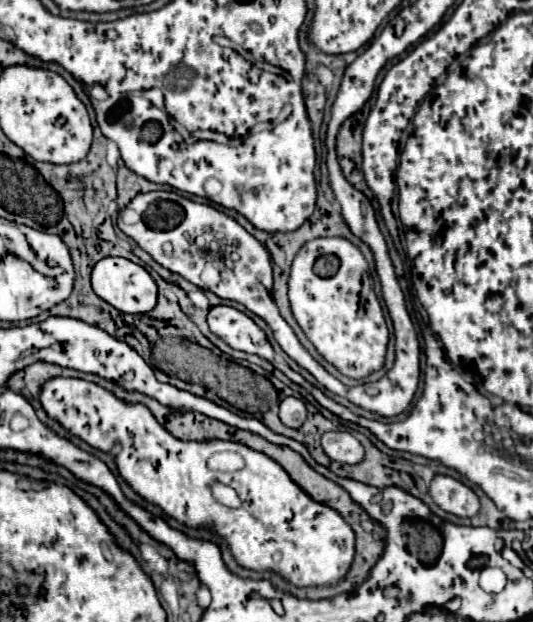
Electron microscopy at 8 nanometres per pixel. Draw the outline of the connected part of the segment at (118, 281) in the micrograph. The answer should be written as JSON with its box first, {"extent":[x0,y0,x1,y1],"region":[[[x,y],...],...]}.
{"extent":[91,258,157,314],"region":[[[125,258],[99,260],[95,268],[92,268],[91,285],[97,296],[101,296],[105,302],[109,302],[111,306],[125,314],[143,314],[149,312],[147,308],[155,308],[157,304],[157,284],[149,276],[149,272],[143,266],[133,264],[131,260]]]}

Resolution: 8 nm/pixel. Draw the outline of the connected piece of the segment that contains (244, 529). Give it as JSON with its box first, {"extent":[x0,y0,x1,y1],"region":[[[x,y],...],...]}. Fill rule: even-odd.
{"extent":[39,378,355,588],"region":[[[51,378],[51,380],[47,380],[41,388],[39,388],[39,402],[41,402],[41,406],[43,406],[43,410],[53,418],[53,420],[57,420],[65,430],[69,430],[71,434],[75,434],[75,436],[79,436],[83,442],[87,442],[91,448],[97,448],[97,450],[103,450],[103,452],[113,452],[113,456],[115,456],[115,464],[117,464],[117,470],[119,470],[119,476],[143,498],[143,500],[147,500],[147,502],[151,502],[151,504],[157,504],[167,516],[171,516],[171,518],[175,518],[177,522],[181,522],[181,524],[185,524],[185,526],[191,526],[191,528],[209,528],[209,530],[213,530],[215,534],[219,534],[225,542],[227,542],[227,546],[229,546],[229,550],[231,550],[231,554],[233,554],[233,558],[235,558],[235,562],[239,564],[239,566],[243,566],[243,568],[251,568],[251,570],[259,570],[259,572],[265,572],[265,570],[273,570],[273,572],[277,572],[279,576],[283,576],[287,582],[291,582],[293,586],[297,586],[297,588],[303,588],[303,586],[335,586],[343,576],[347,576],[347,572],[349,572],[349,568],[351,568],[351,564],[353,564],[353,556],[355,556],[355,532],[353,532],[353,528],[343,520],[343,516],[337,512],[337,510],[333,510],[331,506],[327,506],[327,504],[319,504],[319,502],[315,502],[315,500],[311,500],[293,480],[291,480],[291,476],[275,462],[275,460],[271,460],[269,456],[265,456],[263,452],[257,452],[257,450],[251,450],[249,446],[243,446],[243,444],[237,444],[237,442],[231,442],[231,440],[205,440],[205,442],[183,442],[183,440],[177,440],[175,436],[171,436],[157,420],[155,420],[155,416],[149,412],[149,408],[147,406],[143,406],[143,404],[133,404],[133,406],[129,406],[129,404],[125,404],[125,402],[121,402],[119,398],[115,398],[111,392],[107,392],[105,388],[101,388],[101,386],[97,386],[97,384],[93,384],[93,382],[87,382],[87,380],[81,380],[81,378]],[[215,452],[237,452],[241,458],[243,458],[243,462],[245,462],[245,466],[241,468],[241,470],[237,470],[237,472],[215,472],[215,470],[209,470],[209,466],[207,466],[207,460],[215,454]],[[215,482],[223,482],[223,484],[231,484],[235,490],[237,490],[237,494],[239,494],[239,498],[241,498],[241,506],[239,508],[227,508],[227,506],[223,506],[223,504],[219,504],[215,498],[213,498],[213,494],[211,494],[211,488],[213,488],[213,484]]]}

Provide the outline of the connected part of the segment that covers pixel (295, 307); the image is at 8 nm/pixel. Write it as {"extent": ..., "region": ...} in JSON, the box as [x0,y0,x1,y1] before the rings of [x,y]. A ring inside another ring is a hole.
{"extent":[287,237,389,380],"region":[[[320,237],[305,243],[305,246],[297,252],[287,284],[293,318],[297,320],[305,336],[313,342],[317,352],[327,362],[331,362],[341,374],[355,380],[361,380],[383,366],[389,342],[389,330],[381,314],[381,306],[375,298],[371,304],[367,304],[369,308],[363,314],[363,318],[357,316],[361,282],[368,269],[365,256],[349,240],[341,237]],[[323,254],[335,254],[341,260],[339,274],[331,278],[319,278],[314,274],[314,262]]]}

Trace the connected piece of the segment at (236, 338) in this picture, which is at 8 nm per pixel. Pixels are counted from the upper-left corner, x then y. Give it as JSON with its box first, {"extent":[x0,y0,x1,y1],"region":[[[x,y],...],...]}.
{"extent":[207,306,273,364],"region":[[[211,306],[207,314],[207,324],[213,334],[225,340],[231,348],[257,354],[273,364],[273,348],[265,332],[241,310],[231,306]]]}

